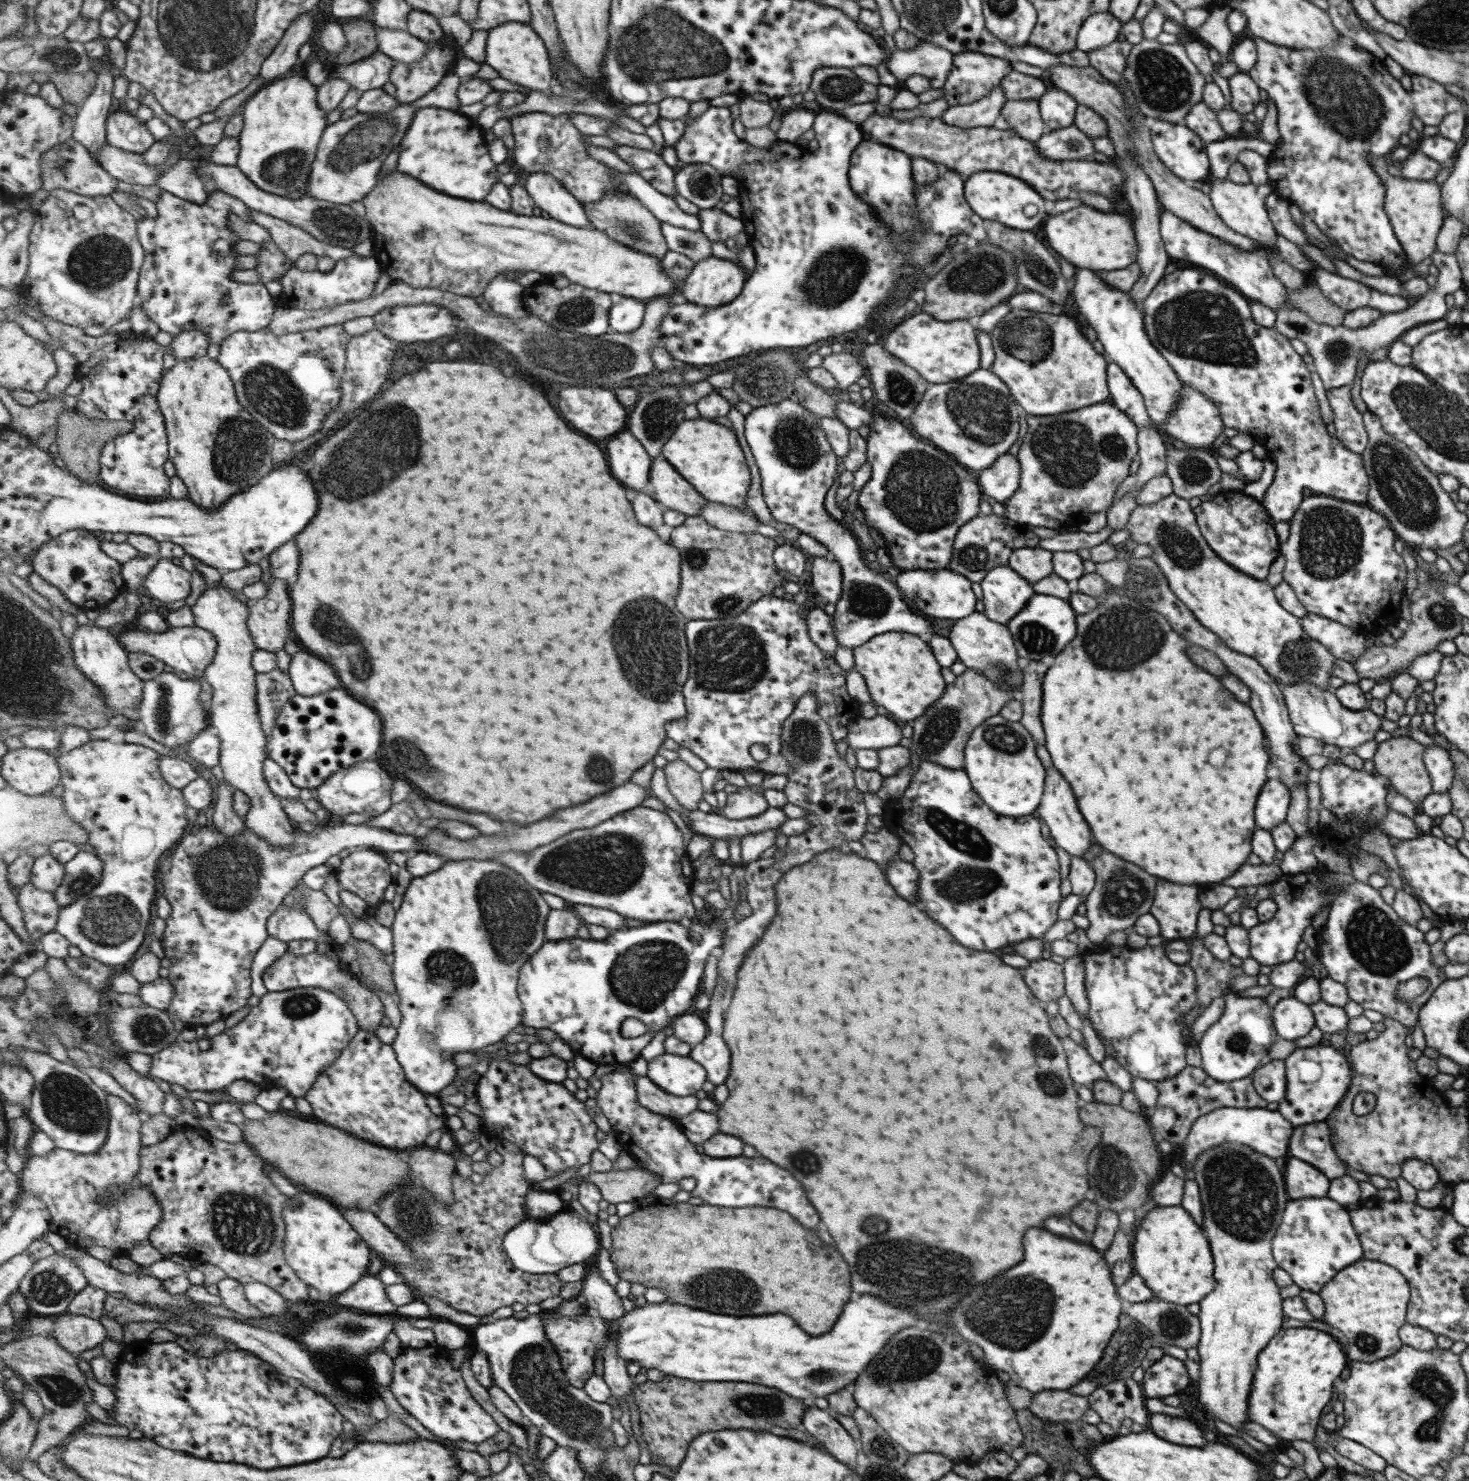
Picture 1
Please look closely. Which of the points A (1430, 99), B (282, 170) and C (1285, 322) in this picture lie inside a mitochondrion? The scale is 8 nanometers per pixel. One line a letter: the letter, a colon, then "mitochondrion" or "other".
A: other
B: mitochondrion
C: other

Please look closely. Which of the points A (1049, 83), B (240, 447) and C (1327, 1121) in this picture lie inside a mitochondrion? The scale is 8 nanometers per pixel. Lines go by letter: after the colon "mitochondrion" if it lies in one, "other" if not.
A: other
B: mitochondrion
C: other

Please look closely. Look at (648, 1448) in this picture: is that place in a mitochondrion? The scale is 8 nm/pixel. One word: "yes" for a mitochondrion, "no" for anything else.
no

